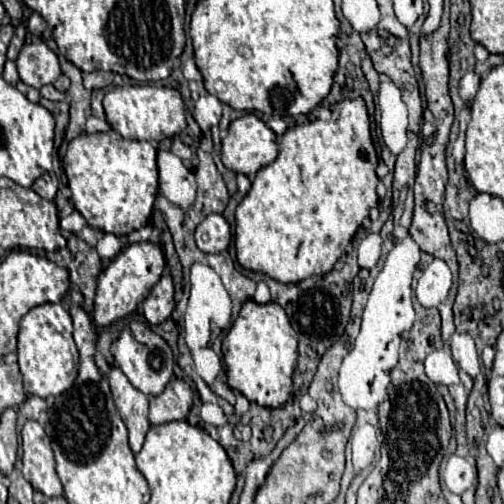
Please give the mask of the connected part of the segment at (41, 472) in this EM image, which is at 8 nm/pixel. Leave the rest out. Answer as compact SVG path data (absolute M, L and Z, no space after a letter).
M28 420L22 428L22 474L34 490L46 496L62 496L50 438L34 420Z

